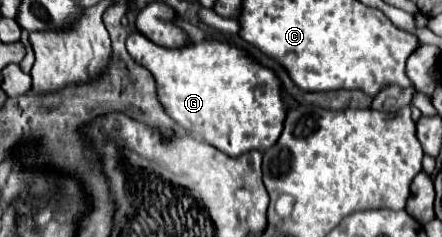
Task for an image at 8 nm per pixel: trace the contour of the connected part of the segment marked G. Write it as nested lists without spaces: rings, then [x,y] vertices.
[[[131,34],[127,38],[127,50],[139,64],[147,66],[157,84],[157,98],[163,104],[165,112],[187,132],[203,138],[205,142],[217,146],[221,152],[229,156],[241,156],[249,150],[265,152],[271,148],[277,138],[281,136],[283,122],[287,110],[281,102],[281,82],[269,68],[261,66],[259,62],[249,62],[241,50],[233,50],[233,46],[221,46],[221,42],[199,42],[195,46],[185,48],[161,48],[155,46],[141,34]]]

